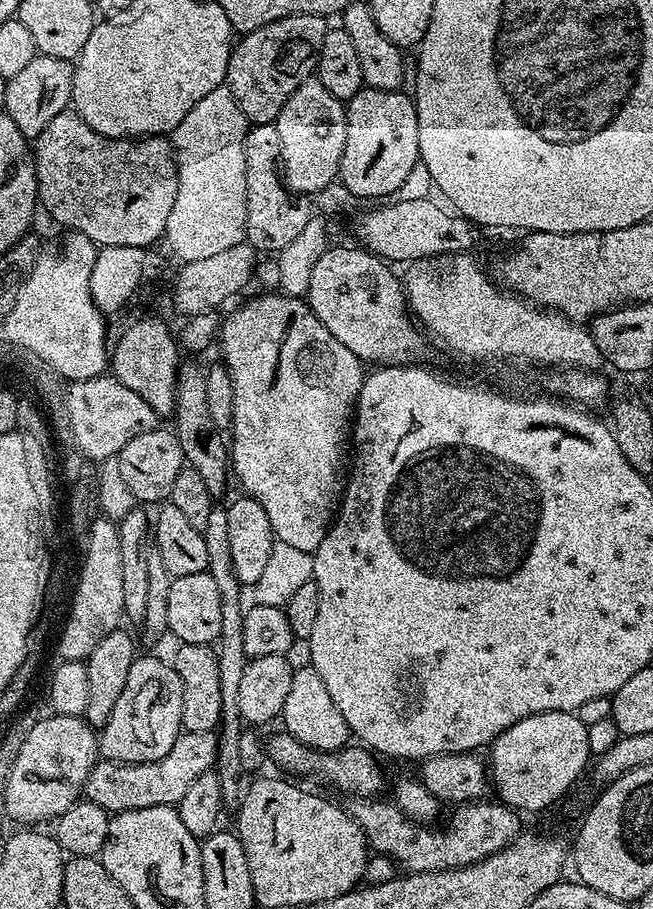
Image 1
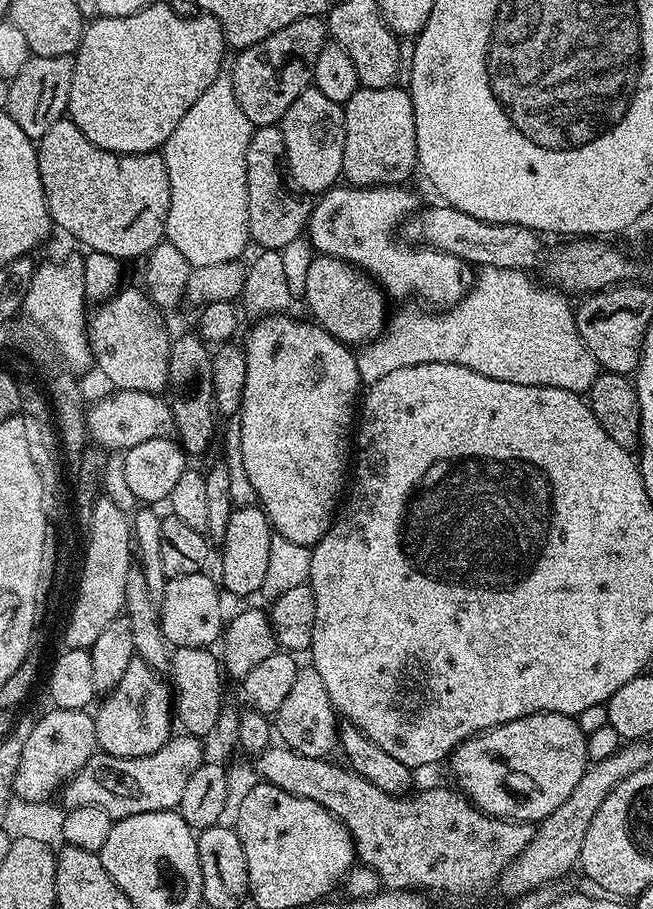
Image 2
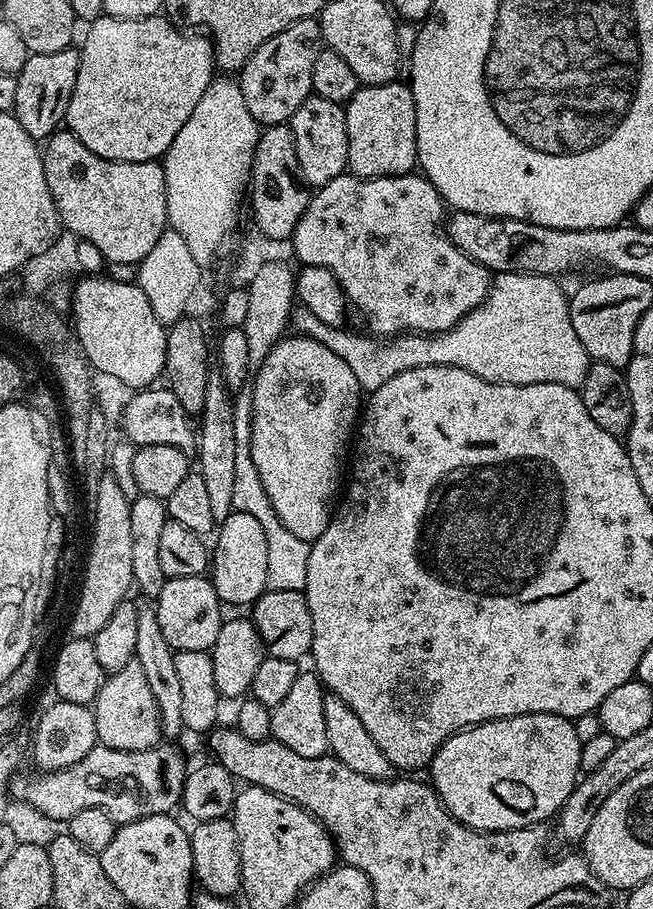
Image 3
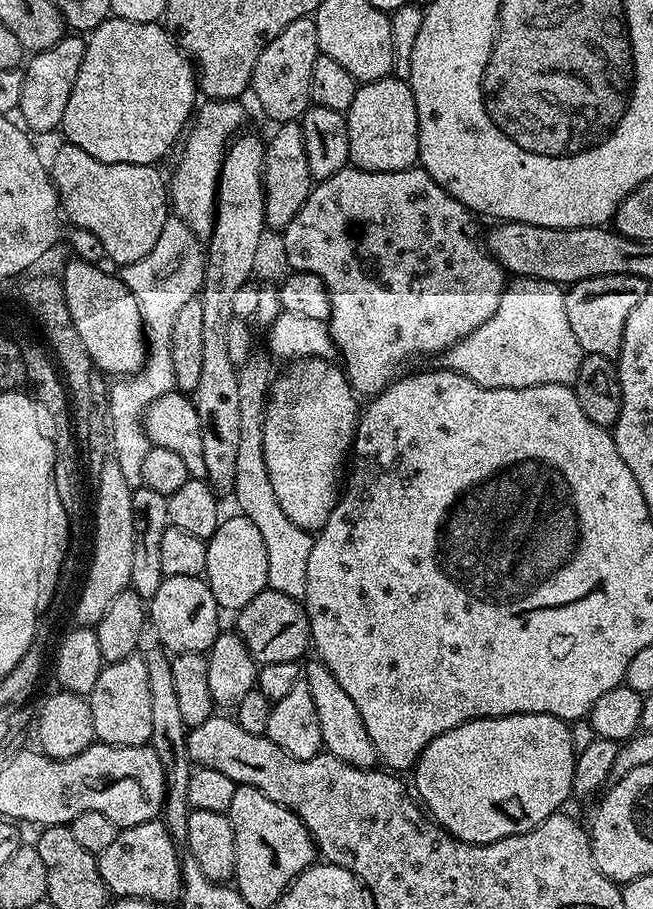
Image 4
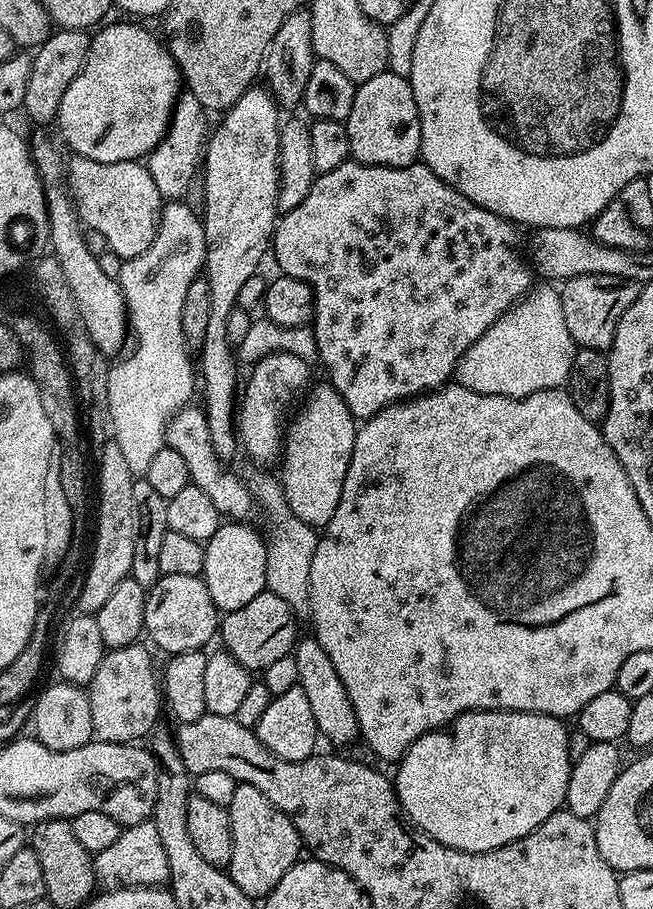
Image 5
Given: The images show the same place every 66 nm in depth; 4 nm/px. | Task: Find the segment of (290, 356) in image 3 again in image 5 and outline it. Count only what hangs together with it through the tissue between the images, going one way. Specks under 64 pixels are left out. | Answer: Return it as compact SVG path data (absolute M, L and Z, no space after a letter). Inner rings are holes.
M321 382L315 388L316 385L307 393L302 407L287 425L278 475L290 510L302 522L323 530L334 518L334 510L338 510L338 498L342 498L342 482L350 466L358 421L350 414L346 402L342 402L342 394L331 384Z

